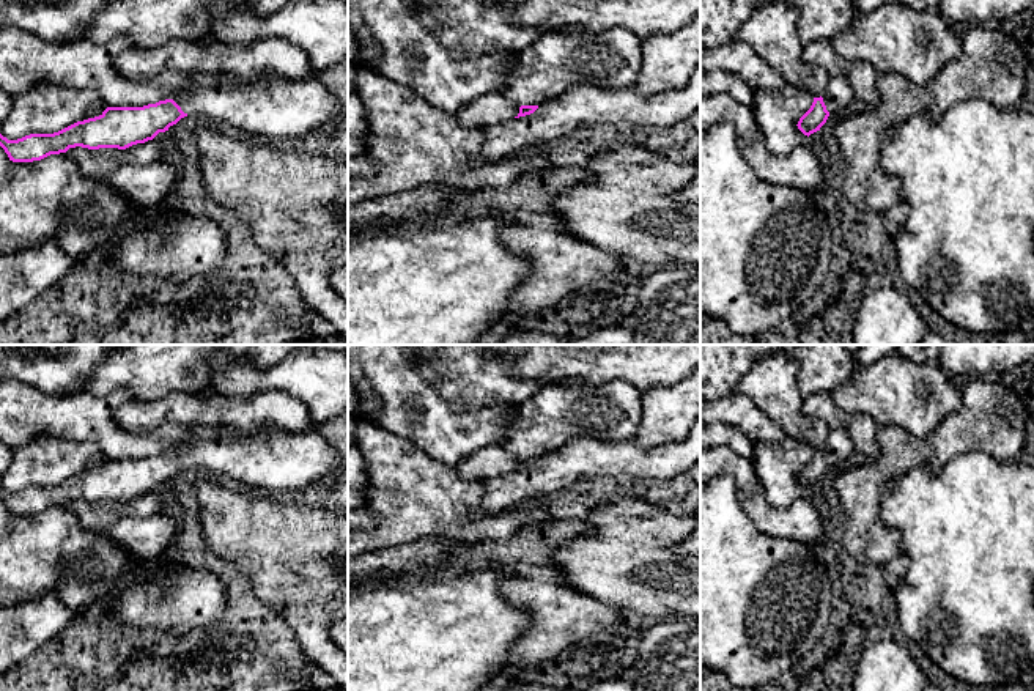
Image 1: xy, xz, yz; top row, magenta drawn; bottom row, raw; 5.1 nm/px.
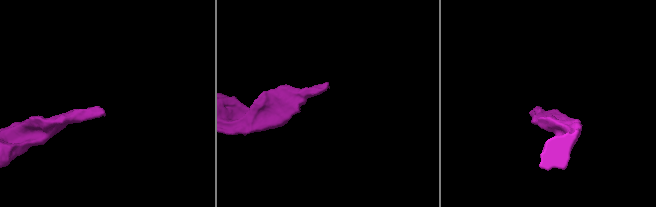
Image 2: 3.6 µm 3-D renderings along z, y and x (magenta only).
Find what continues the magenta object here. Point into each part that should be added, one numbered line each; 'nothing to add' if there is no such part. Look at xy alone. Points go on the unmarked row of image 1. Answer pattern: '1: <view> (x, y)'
1: xy (276, 460)

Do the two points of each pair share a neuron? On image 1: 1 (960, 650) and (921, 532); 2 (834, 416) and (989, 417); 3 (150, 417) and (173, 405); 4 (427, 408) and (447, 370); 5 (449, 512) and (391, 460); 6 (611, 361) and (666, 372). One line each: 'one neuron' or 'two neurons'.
1: one neuron
2: two neurons
3: one neuron
4: two neurons
5: one neuron
6: one neuron

